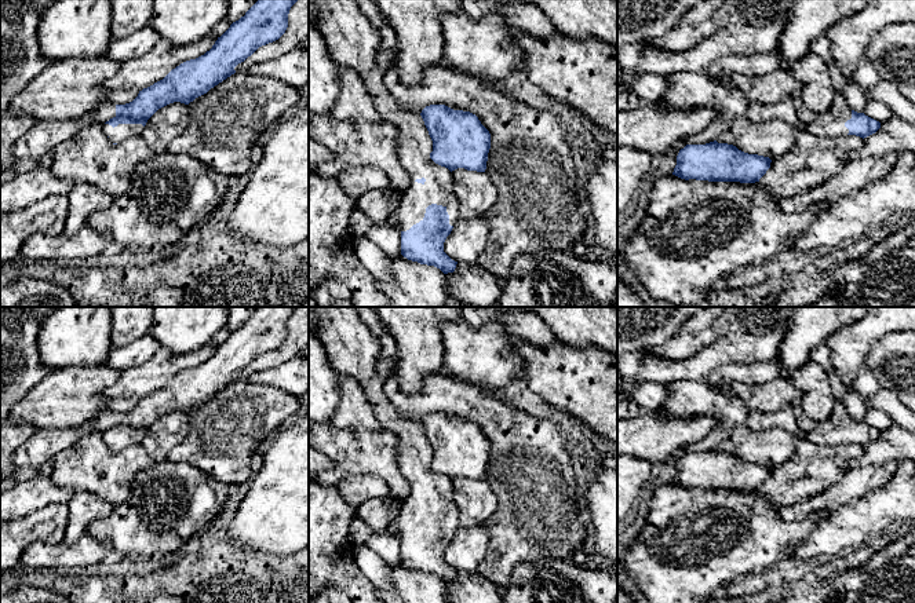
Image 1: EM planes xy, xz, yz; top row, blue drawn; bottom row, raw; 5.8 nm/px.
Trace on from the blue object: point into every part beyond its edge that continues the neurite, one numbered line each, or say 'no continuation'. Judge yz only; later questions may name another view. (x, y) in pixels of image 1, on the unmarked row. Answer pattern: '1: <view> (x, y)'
1: yz (773, 446)

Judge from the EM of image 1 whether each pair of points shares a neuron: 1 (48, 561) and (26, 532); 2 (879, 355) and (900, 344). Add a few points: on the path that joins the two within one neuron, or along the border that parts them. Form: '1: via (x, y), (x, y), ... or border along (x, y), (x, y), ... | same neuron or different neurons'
1: border along (61, 541), (32, 543), (22, 554), (18, 567) | different neurons
2: via (885, 355), (895, 350) | same neuron

